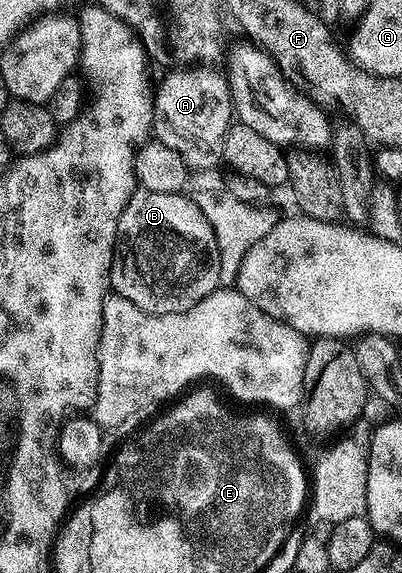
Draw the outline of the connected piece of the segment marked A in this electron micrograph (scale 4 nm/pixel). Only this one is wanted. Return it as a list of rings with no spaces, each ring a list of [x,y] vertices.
[[[184,65],[181,71],[172,71],[164,80],[160,87],[154,91],[154,118],[152,120],[152,130],[155,138],[162,145],[177,151],[184,159],[184,164],[190,169],[196,167],[200,171],[208,171],[211,167],[221,166],[224,157],[224,138],[228,128],[234,122],[234,112],[232,109],[232,90],[228,88],[227,78],[216,71],[211,71],[208,67],[196,67],[200,65]]]

